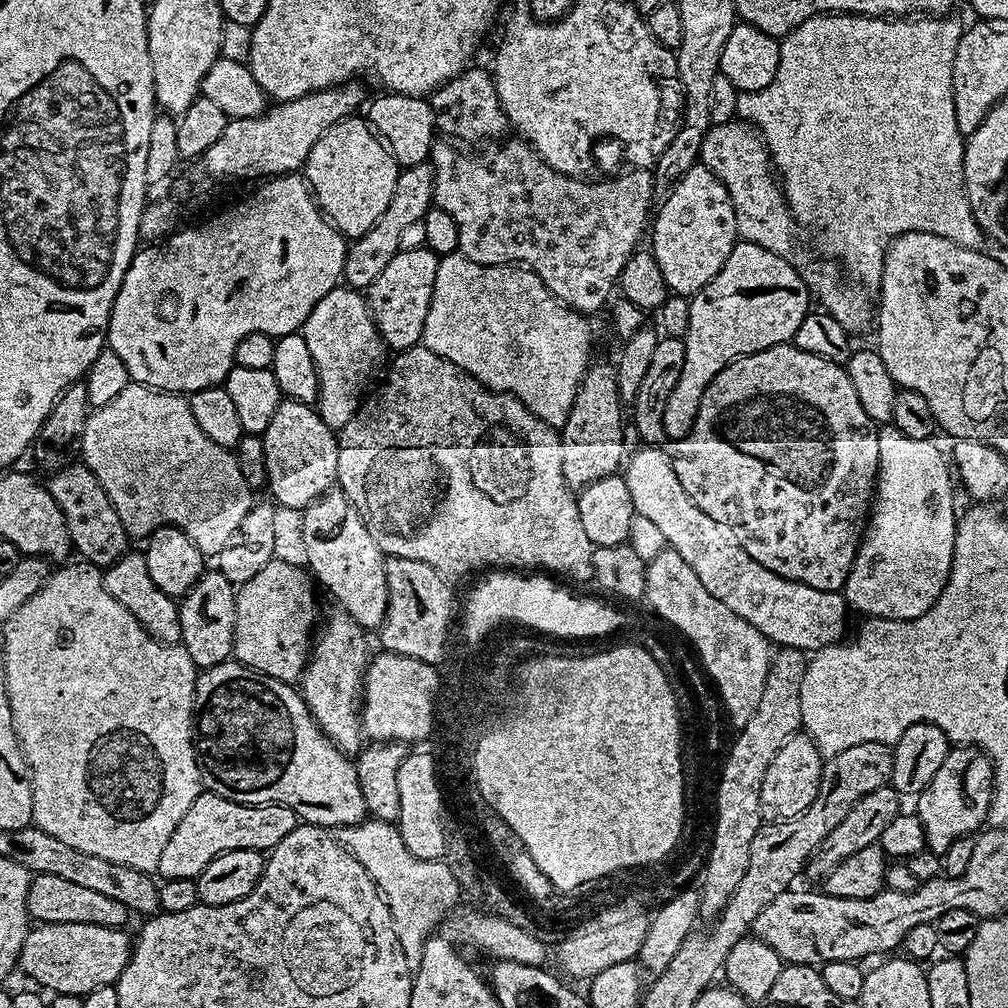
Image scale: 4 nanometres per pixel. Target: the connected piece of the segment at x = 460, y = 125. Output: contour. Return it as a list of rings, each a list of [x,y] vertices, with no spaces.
[[[475,66],[465,68],[453,80],[447,80],[442,87],[431,93],[430,103],[436,114],[435,131],[441,137],[452,142],[459,142],[461,145],[480,143],[483,145],[485,142],[495,141],[503,137],[504,128],[509,127],[508,117],[505,116],[496,93],[496,84],[485,69],[483,72]]]

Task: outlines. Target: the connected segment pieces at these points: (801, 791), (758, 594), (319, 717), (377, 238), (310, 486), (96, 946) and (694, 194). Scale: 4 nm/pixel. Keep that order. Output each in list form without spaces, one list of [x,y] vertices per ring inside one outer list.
[[[807,734],[791,736],[774,754],[774,762],[770,762],[770,770],[766,770],[766,778],[762,778],[762,794],[760,795],[760,819],[764,822],[794,819],[801,815],[818,794],[820,775],[824,760],[820,747]]]
[[[644,446],[640,452],[627,457],[622,475],[630,490],[635,515],[650,518],[650,522],[654,522],[654,526],[662,530],[665,545],[671,551],[677,552],[686,562],[686,566],[690,566],[690,570],[698,574],[698,582],[702,582],[702,586],[706,586],[706,590],[710,590],[710,594],[714,594],[714,598],[718,598],[722,606],[730,606],[734,614],[750,622],[750,626],[759,630],[773,645],[798,648],[812,654],[828,644],[843,641],[844,631],[848,628],[848,613],[850,613],[850,607],[843,595],[840,592],[814,590],[814,586],[787,580],[766,570],[762,562],[754,562],[754,558],[750,558],[750,554],[742,550],[742,546],[737,544],[732,532],[726,526],[714,522],[710,514],[694,506],[686,490],[682,490],[682,482],[678,482],[678,474],[674,470],[669,453],[665,449],[663,452],[662,449],[663,447],[660,446]]]
[[[344,611],[334,612],[325,624],[323,621],[319,625],[315,633],[308,664],[304,667],[298,688],[304,697],[304,705],[316,719],[316,725],[324,731],[325,736],[337,748],[352,754],[362,744],[358,701],[362,696],[362,681],[370,659],[370,651],[368,652],[368,644],[364,641],[365,629]]]
[[[425,162],[418,166],[400,168],[397,171],[394,194],[390,198],[390,206],[386,206],[382,218],[378,218],[378,222],[374,226],[370,226],[370,230],[366,230],[366,234],[355,237],[347,245],[342,277],[343,283],[347,287],[367,290],[374,282],[374,278],[378,278],[378,274],[382,274],[382,270],[386,270],[388,263],[401,252],[402,234],[409,226],[414,226],[414,222],[423,220],[429,208],[433,207],[435,189],[434,170],[431,163]]]
[[[291,398],[281,399],[262,439],[268,475],[266,488],[282,507],[306,510],[336,484],[338,436],[313,405]]]
[[[37,923],[24,940],[18,961],[19,971],[24,971],[34,983],[41,984],[41,986],[36,985],[41,989],[49,988],[49,993],[83,998],[104,984],[115,985],[122,970],[126,970],[134,943],[133,937],[127,936],[126,933],[124,928],[107,928],[106,926],[90,926],[89,924],[65,926]]]
[[[693,166],[667,193],[664,205],[654,212],[656,248],[654,255],[669,289],[685,298],[701,292],[716,277],[730,250],[738,243],[734,206],[726,186],[709,168]]]

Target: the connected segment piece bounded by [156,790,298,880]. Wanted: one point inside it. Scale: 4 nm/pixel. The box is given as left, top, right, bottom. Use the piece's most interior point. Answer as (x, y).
(213, 825)

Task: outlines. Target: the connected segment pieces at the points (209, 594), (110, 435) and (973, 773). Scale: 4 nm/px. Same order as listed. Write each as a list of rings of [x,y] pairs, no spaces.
[[[206,570],[198,582],[179,601],[182,634],[180,644],[190,654],[197,669],[213,668],[233,655],[236,633],[237,589],[221,572]]]
[[[135,382],[129,384],[126,390],[122,390],[122,394],[118,394],[118,398],[114,398],[114,402],[106,402],[106,406],[95,409],[89,415],[86,422],[82,460],[83,463],[88,465],[90,471],[96,475],[98,482],[102,482],[102,490],[106,490],[110,502],[114,502],[114,510],[118,510],[118,518],[122,518],[122,526],[127,530],[129,537],[132,538],[136,538],[136,536],[148,538],[151,537],[154,530],[171,526],[181,528],[194,542],[194,546],[198,546],[200,552],[215,554],[222,550],[222,546],[228,544],[234,530],[238,530],[242,518],[246,518],[246,514],[254,507],[253,493],[242,478],[235,455],[229,449],[210,442],[210,438],[206,438],[206,434],[202,434],[202,430],[198,430],[198,422],[194,422],[194,414],[190,414],[187,399],[175,392],[162,392]]]
[[[952,746],[938,774],[915,797],[914,815],[922,822],[927,850],[941,853],[963,836],[972,836],[985,827],[992,805],[992,760],[978,746]]]

